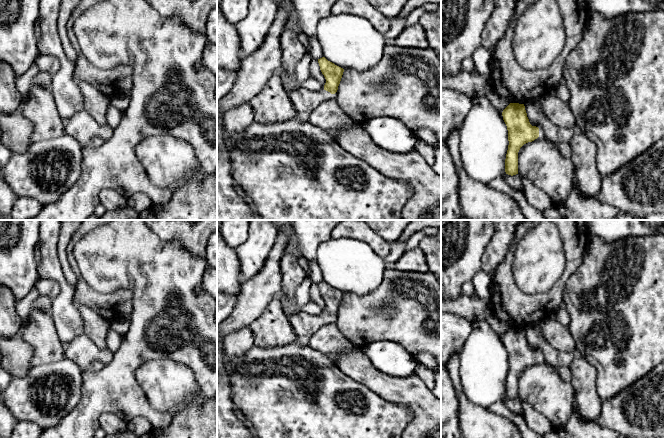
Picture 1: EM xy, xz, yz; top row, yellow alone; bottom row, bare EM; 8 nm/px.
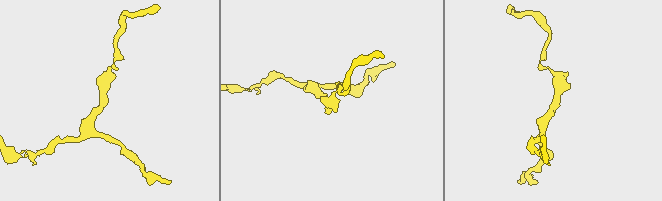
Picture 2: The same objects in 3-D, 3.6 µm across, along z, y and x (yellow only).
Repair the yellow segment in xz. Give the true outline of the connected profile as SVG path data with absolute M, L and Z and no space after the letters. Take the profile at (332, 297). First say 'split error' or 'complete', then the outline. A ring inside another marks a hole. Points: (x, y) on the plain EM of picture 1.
split error | M325 281L318 283L320 294L326 303L324 313L311 315L298 312L289 317L292 328L300 344L308 346L309 338L322 326L334 322L338 314L344 293L328 285Z

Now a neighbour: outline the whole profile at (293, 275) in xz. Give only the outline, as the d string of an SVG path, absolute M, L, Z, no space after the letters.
M284 253L280 262L282 290L286 294L286 306L283 311L285 314L292 314L296 311L311 315L324 314L324 309L314 302L310 301L301 307L297 306L294 302L296 289L307 277L306 272L298 263L299 257L298 253Z

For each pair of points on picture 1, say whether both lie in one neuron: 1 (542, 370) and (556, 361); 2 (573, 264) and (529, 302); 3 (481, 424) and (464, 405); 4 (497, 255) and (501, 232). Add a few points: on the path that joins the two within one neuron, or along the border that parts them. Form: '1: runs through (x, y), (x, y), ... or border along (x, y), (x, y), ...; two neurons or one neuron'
1: border along (544, 359), (554, 367); two neurons
2: runs through (565, 277), (560, 285), (542, 302); one neuron
3: runs through (476, 419), (467, 410); one neuron
4: runs through (497, 249), (501, 238); one neuron

